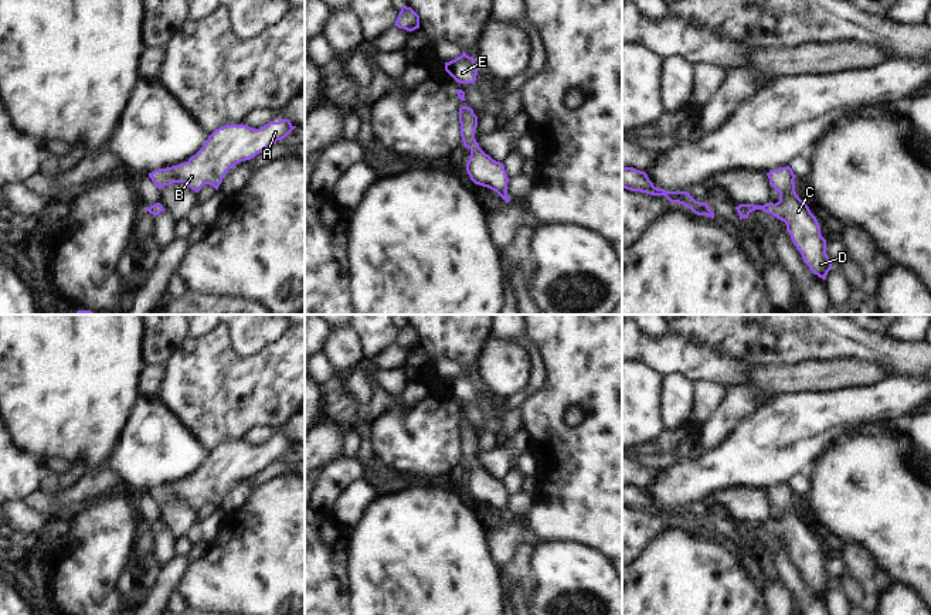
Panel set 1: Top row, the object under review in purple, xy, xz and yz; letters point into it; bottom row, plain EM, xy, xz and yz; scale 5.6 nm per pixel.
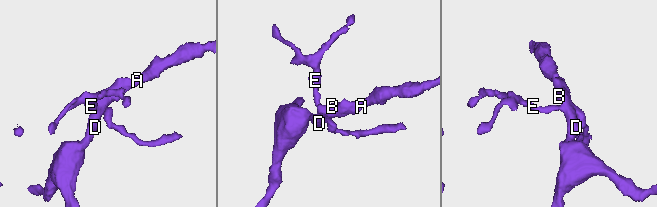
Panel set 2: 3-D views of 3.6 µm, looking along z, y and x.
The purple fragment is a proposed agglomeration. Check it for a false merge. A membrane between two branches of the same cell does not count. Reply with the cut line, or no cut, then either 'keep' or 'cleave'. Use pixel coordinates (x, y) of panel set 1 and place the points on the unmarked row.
no cut; keep

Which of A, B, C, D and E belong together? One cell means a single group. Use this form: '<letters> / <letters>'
A B C D E

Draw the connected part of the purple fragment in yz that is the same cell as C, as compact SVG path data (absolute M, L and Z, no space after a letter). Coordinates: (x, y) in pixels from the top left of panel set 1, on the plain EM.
M789 483L771 487L767 493L769 502L779 510L779 519L775 521L769 519L764 523L740 521L735 524L740 537L748 536L755 527L762 527L784 538L803 580L825 598L833 585L826 571L826 557L820 551L816 534L795 509L796 493Z

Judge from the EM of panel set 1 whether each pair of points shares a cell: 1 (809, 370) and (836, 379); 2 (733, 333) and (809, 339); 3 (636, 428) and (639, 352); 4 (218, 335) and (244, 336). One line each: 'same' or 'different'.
1: same
2: same
3: different
4: different

